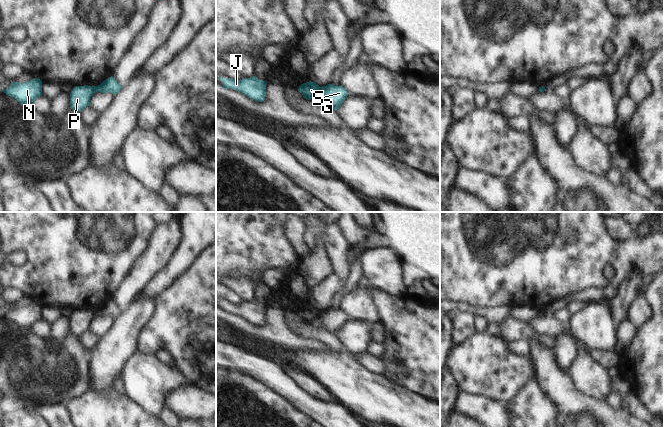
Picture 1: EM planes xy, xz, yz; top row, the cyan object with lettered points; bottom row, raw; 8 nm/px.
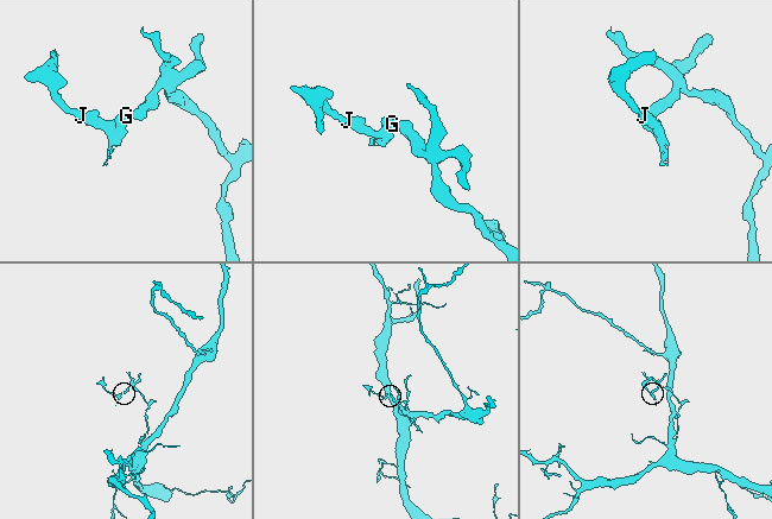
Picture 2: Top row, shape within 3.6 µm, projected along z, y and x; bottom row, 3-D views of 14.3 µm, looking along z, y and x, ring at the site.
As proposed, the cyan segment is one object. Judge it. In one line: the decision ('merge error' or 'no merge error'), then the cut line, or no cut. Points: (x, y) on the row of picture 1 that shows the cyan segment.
merge error | xy (95, 86), (97, 91)

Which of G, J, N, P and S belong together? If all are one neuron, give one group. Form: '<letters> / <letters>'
G J N P / S

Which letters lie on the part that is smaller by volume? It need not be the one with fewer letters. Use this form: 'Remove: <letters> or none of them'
Remove: G, J, N, P

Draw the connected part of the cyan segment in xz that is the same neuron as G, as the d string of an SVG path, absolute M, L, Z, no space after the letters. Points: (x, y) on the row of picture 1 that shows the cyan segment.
M314 82L303 83L298 87L298 91L303 95L305 99L311 100L311 98L318 92L321 87Z

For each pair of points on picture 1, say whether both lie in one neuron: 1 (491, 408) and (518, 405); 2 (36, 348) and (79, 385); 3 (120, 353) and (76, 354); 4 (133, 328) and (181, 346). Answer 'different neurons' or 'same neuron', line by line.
1: different neurons
2: same neuron
3: different neurons
4: different neurons

